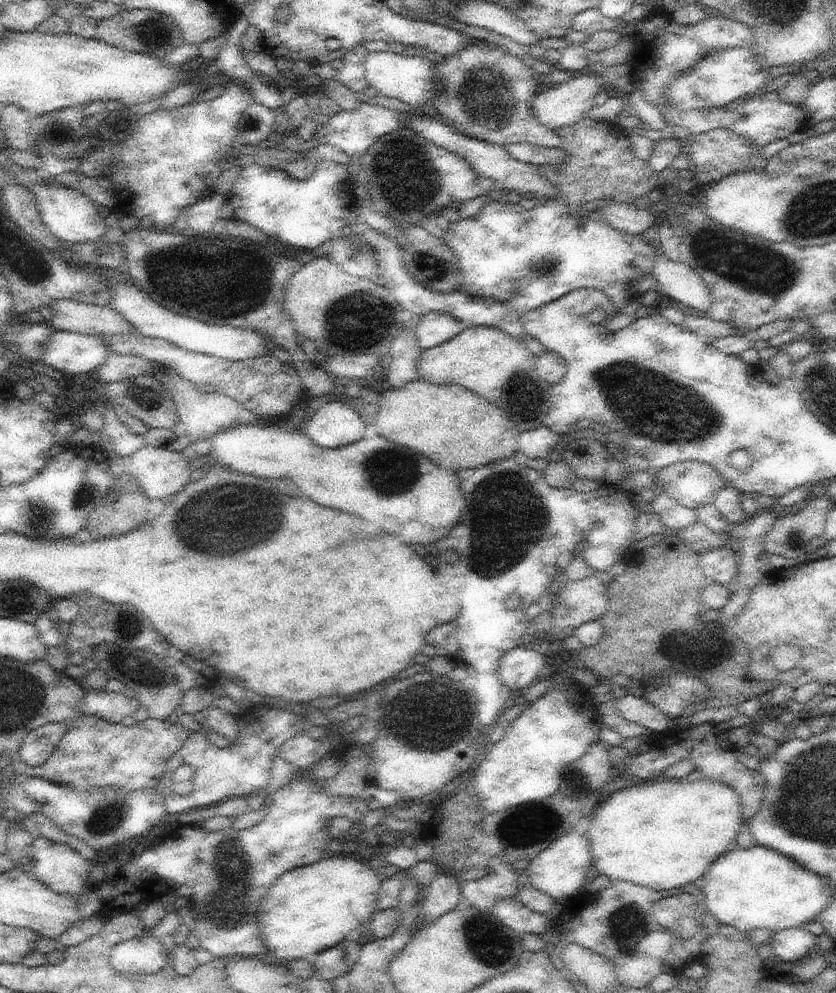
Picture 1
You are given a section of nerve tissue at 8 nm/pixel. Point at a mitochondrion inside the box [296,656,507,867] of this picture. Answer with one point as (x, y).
(432, 725)

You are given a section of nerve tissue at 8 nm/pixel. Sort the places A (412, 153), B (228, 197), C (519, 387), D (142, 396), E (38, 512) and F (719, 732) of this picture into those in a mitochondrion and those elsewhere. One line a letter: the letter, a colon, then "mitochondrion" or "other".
A: mitochondrion
B: other
C: mitochondrion
D: mitochondrion
E: mitochondrion
F: other

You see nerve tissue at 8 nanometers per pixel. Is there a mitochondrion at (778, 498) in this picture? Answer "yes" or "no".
no

